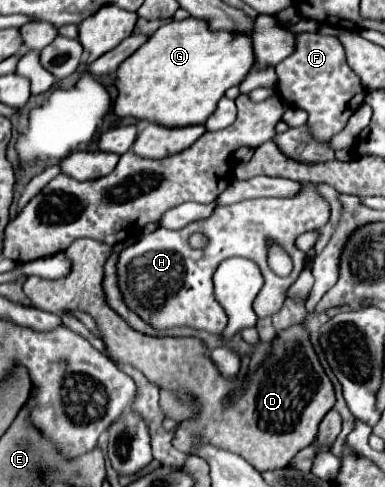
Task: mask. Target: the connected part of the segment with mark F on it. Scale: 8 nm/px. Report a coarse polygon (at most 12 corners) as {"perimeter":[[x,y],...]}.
{"perimeter":[[297,33],[275,67],[283,101],[329,141],[365,89],[337,37]]}

